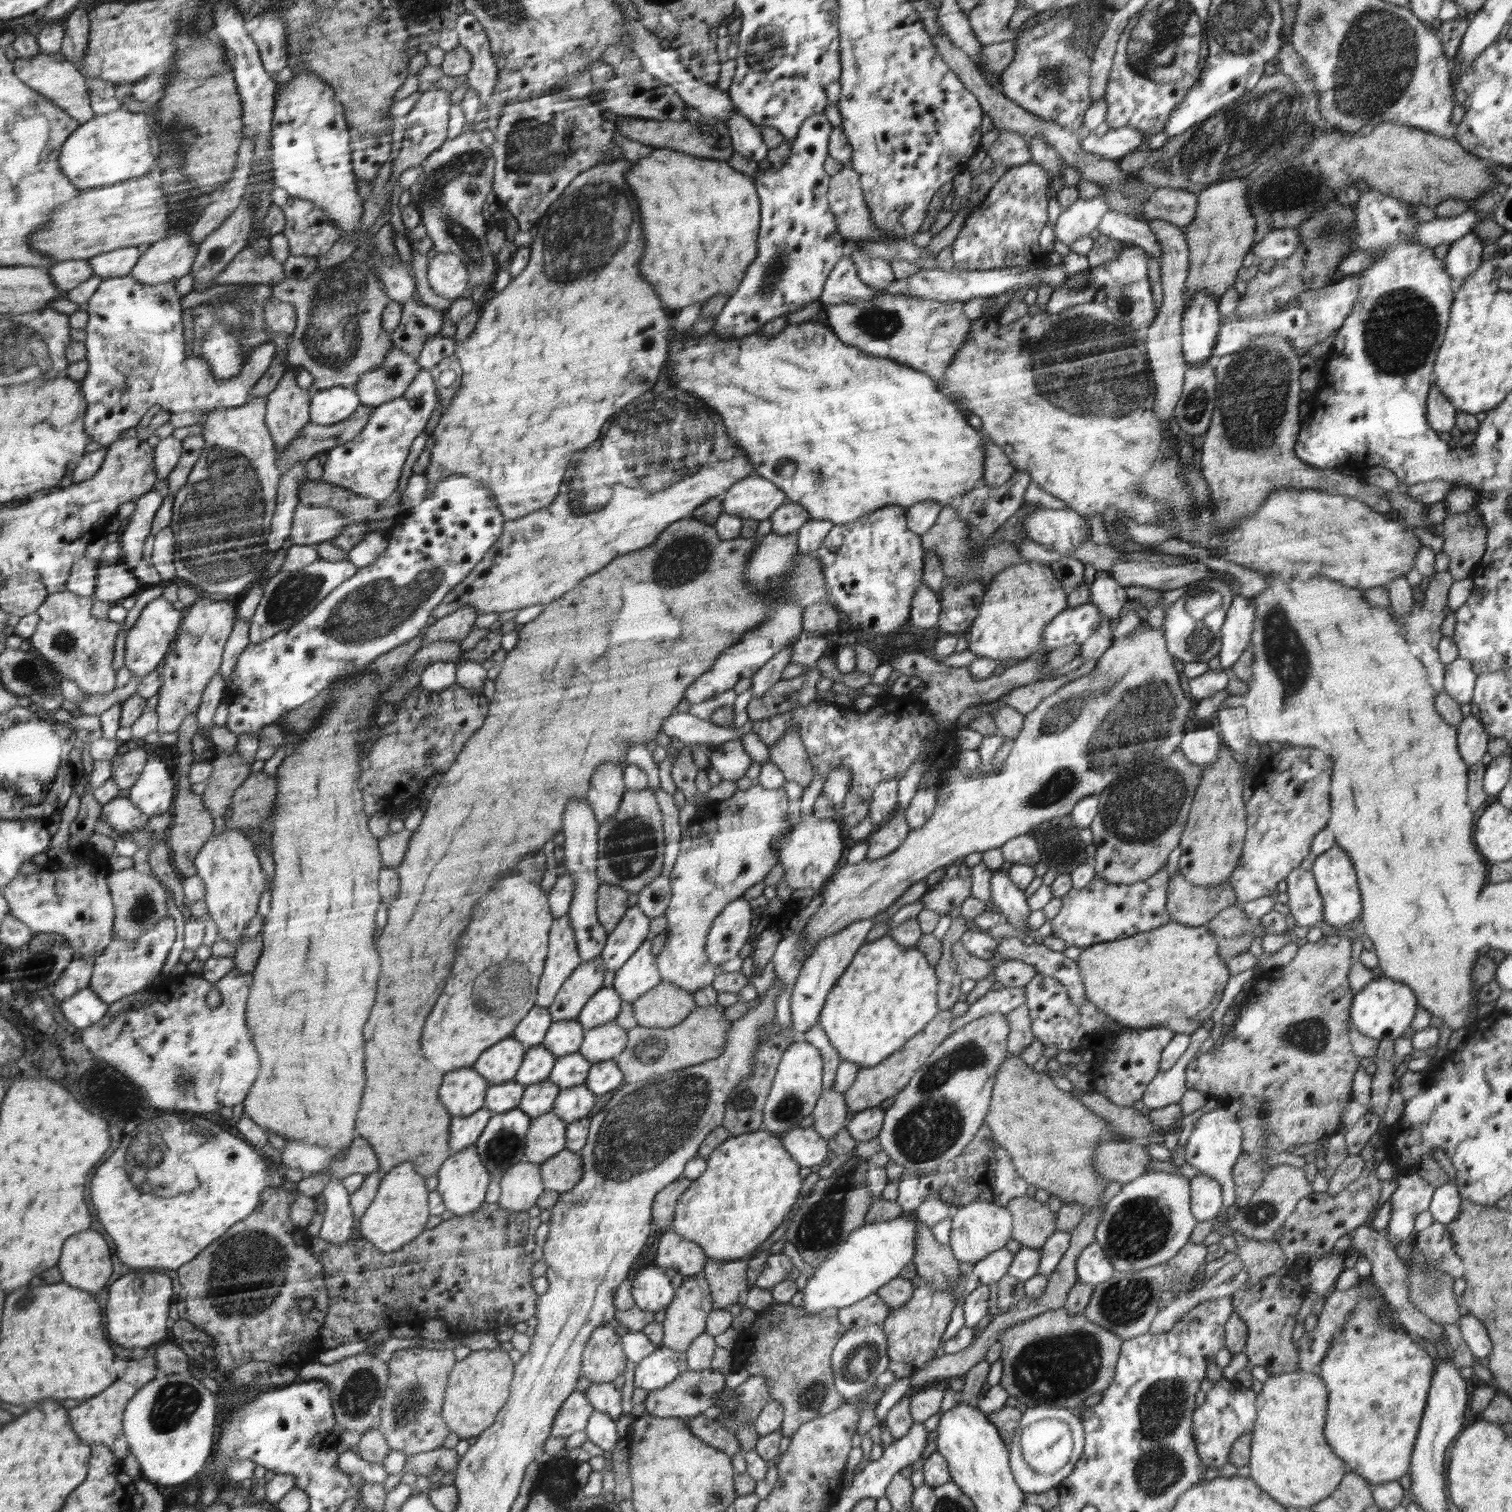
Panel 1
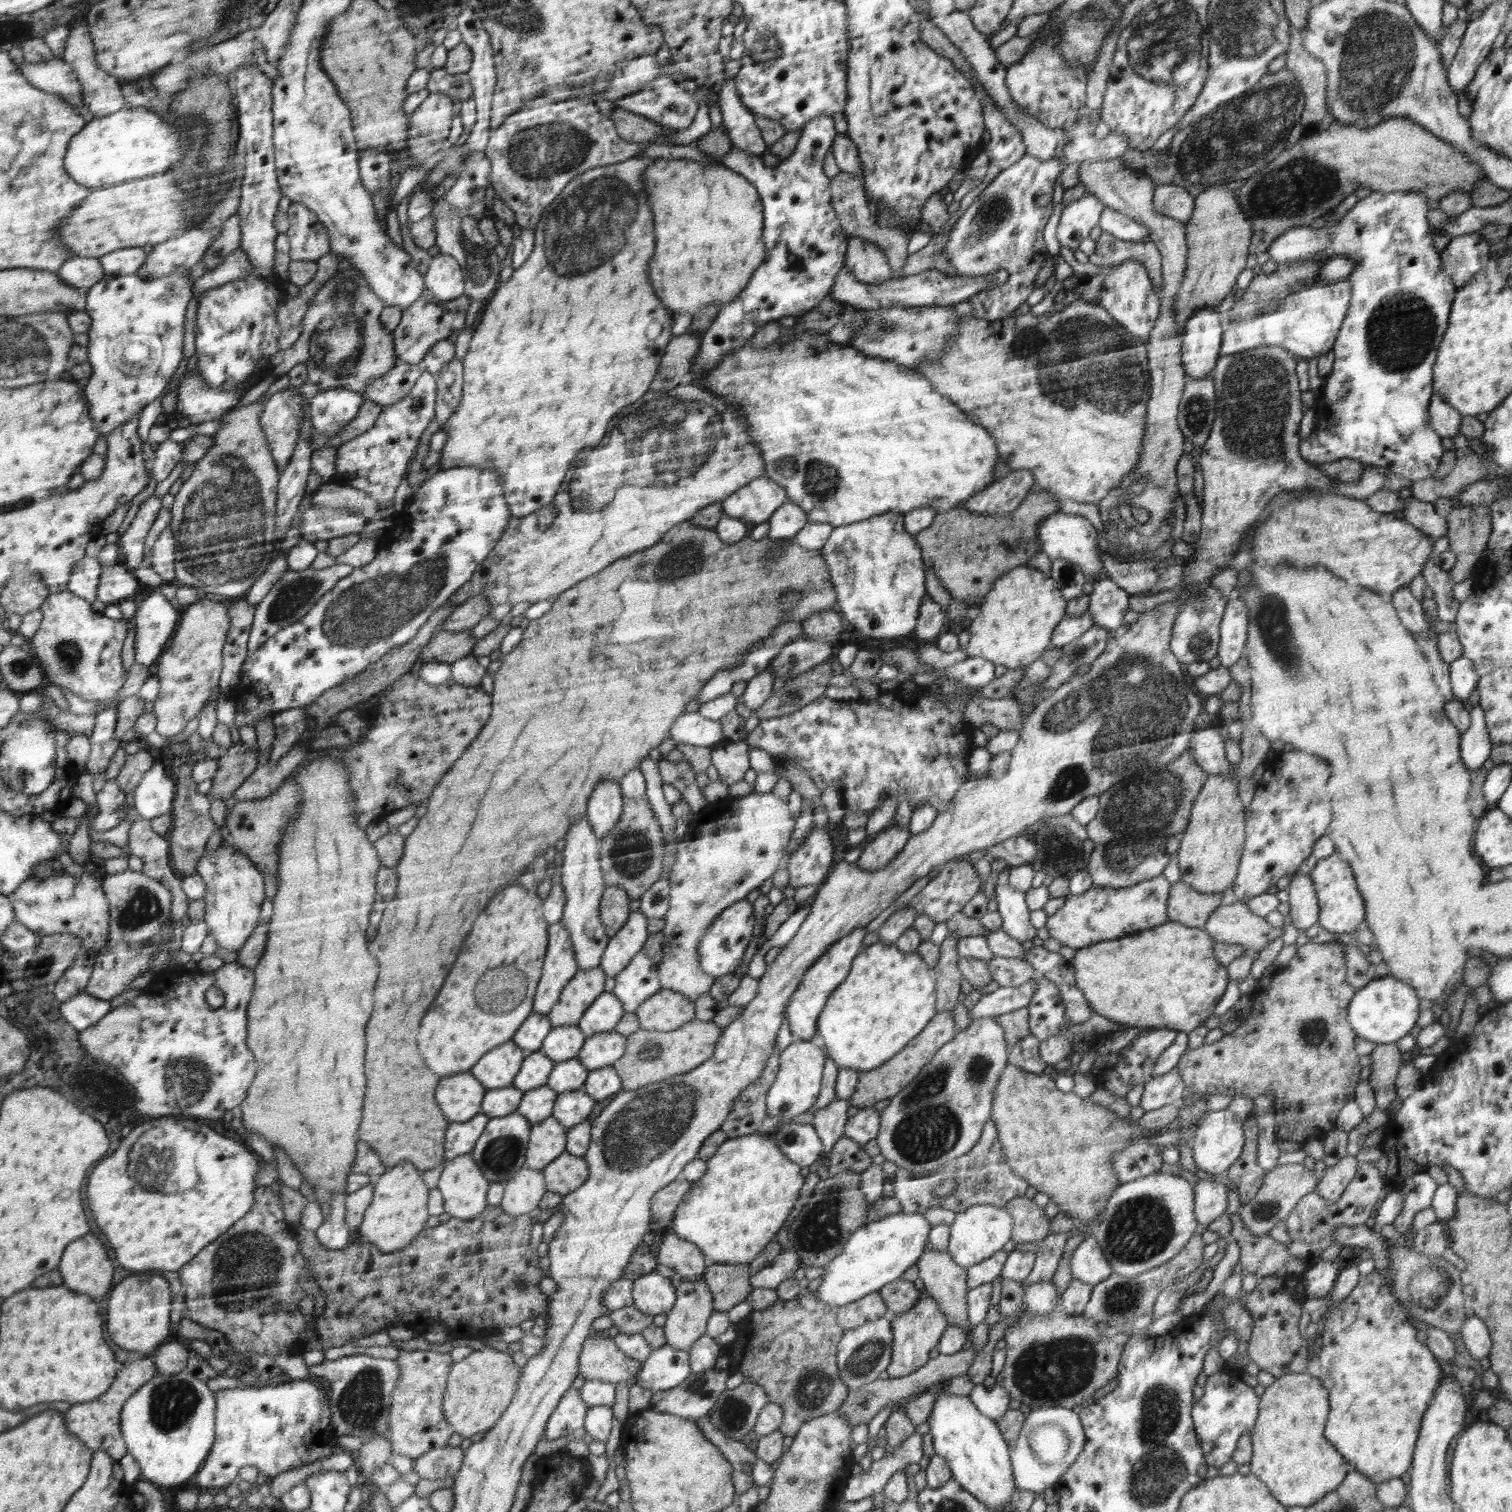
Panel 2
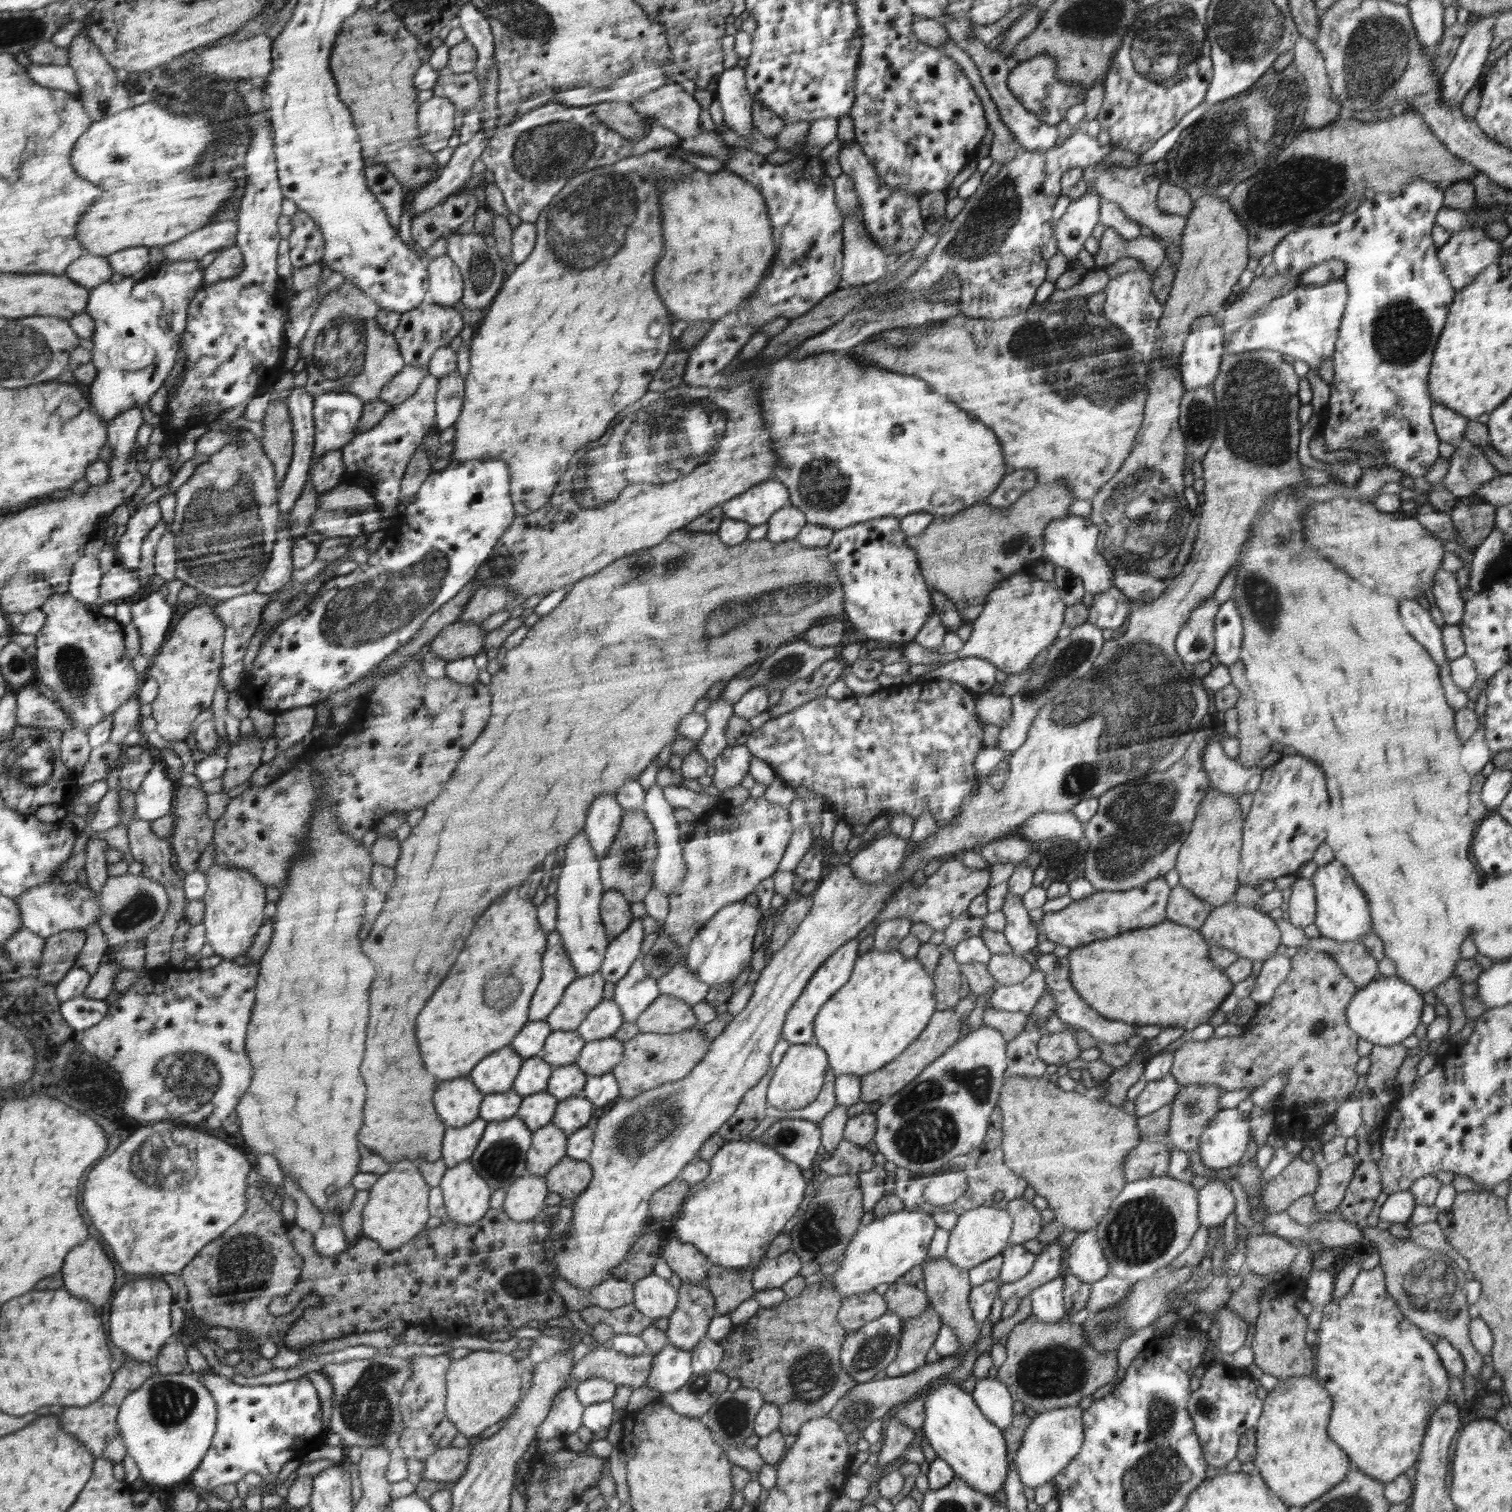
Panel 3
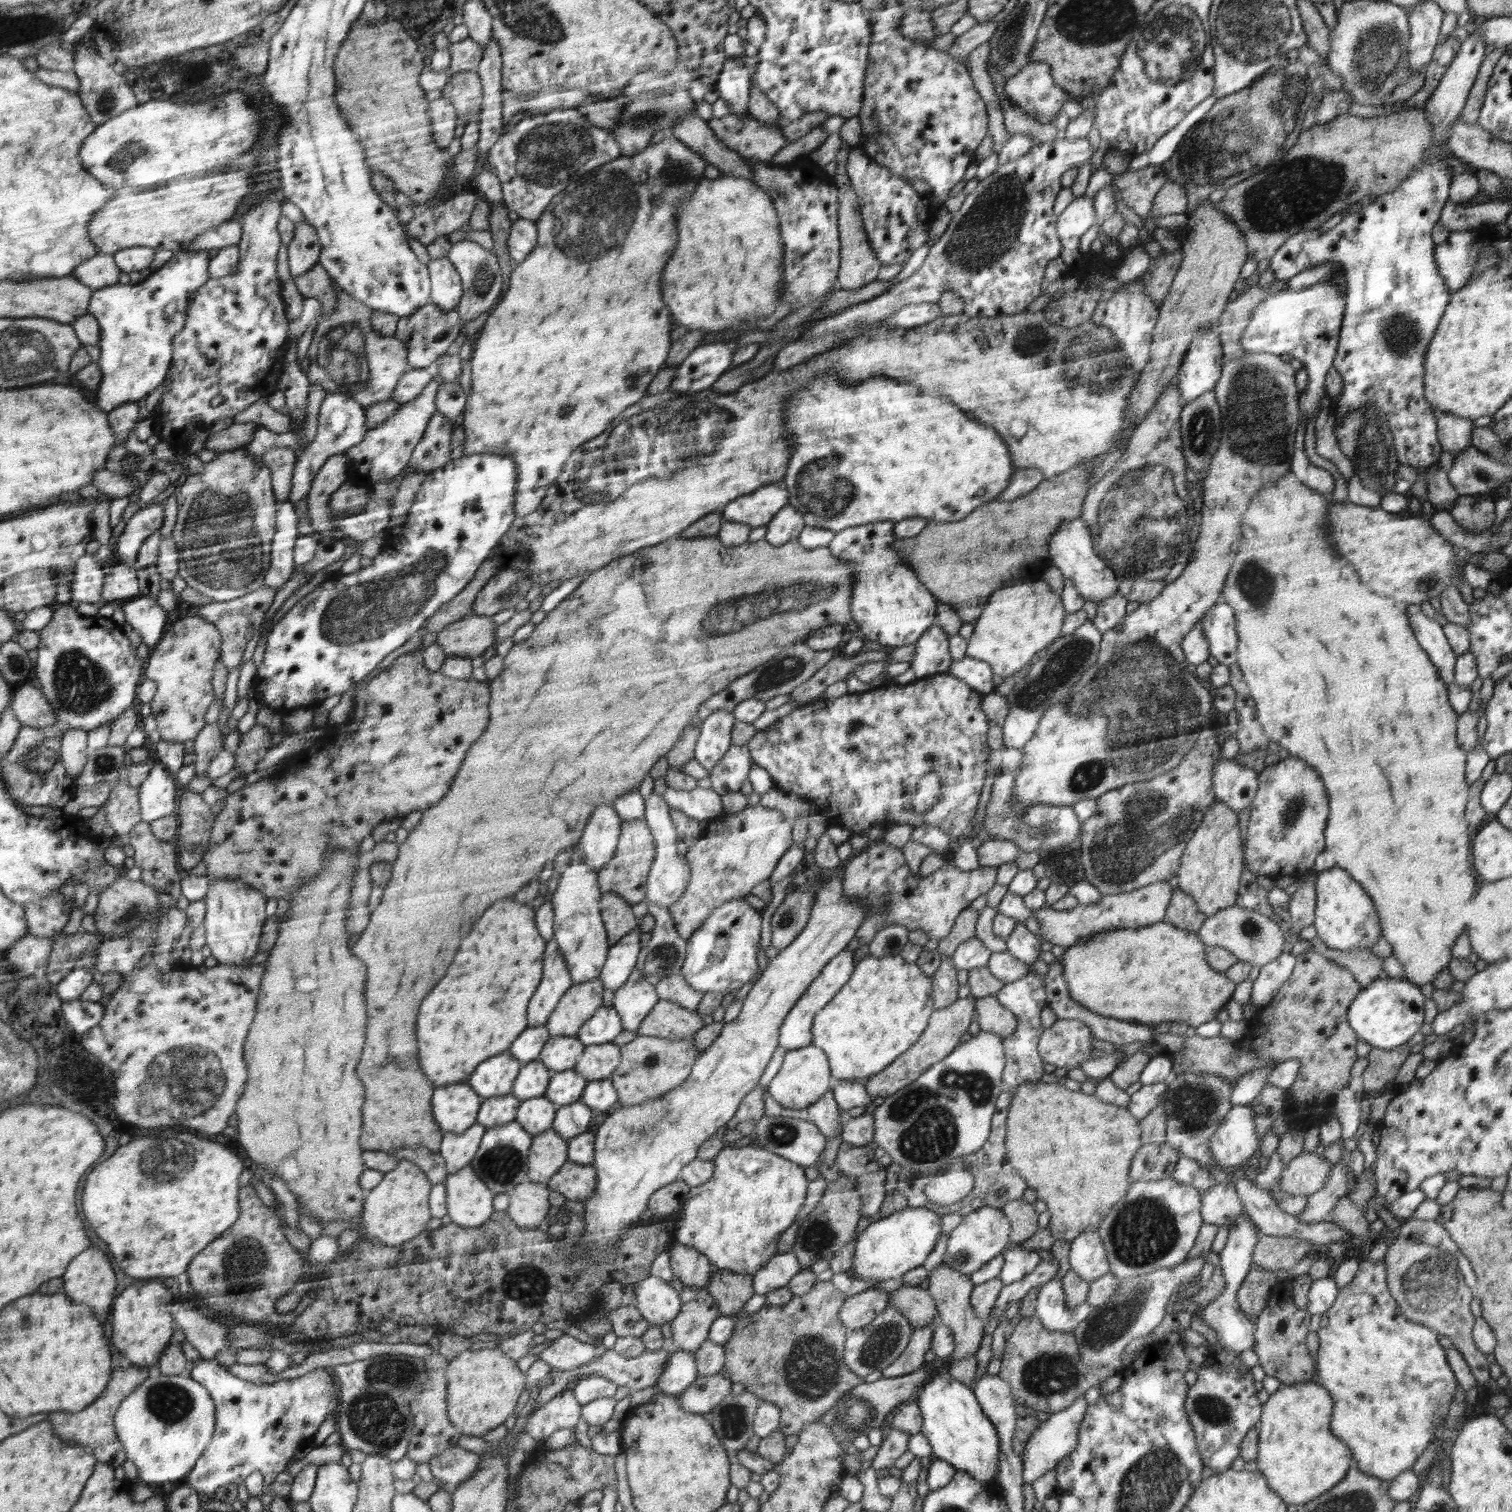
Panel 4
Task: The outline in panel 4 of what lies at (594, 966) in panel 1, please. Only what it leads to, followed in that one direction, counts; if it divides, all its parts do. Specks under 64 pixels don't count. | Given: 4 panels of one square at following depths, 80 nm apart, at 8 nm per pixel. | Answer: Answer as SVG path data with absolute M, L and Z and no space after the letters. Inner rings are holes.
M598 976L589 982L570 986L546 1021L545 1025L551 1037L576 1036L580 1027L602 1006L602 990L604 990L602 983L602 979Z

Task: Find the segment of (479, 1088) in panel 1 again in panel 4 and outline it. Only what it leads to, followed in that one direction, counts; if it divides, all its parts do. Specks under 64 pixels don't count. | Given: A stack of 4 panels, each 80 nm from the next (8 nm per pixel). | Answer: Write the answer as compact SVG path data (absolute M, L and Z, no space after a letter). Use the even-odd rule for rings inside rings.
M467 1082L450 1084L450 1088L438 1088L438 1092L434 1092L434 1120L438 1120L444 1134L467 1131L477 1123L476 1112L482 1103L478 1093Z

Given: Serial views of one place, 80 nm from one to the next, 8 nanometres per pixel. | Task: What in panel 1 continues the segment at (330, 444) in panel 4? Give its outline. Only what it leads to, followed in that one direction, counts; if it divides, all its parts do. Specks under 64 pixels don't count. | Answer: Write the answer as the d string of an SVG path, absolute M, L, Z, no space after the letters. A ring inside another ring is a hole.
M337 386L312 392L310 423L330 426L346 420L361 405L352 387Z

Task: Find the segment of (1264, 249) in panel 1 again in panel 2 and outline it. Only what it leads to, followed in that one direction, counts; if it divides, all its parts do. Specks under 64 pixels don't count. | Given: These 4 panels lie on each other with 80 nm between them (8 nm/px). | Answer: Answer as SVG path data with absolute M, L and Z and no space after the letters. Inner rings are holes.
M1417 190L1390 193L1366 191L1362 192L1361 199L1347 212L1346 216L1340 219L1336 225L1332 224L1334 228L1324 228L1324 230L1314 230L1314 228L1310 227L1292 228L1290 231L1284 232L1282 236L1278 236L1267 250L1268 254L1270 254L1270 259L1278 263L1278 265L1290 264L1290 262L1296 262L1296 260L1302 262L1302 260L1329 259L1335 256L1354 262L1354 271L1347 278L1351 282L1352 294L1350 304L1346 316L1343 318L1335 344L1330 350L1334 355L1334 362L1331 373L1325 379L1323 395L1324 400L1326 400L1328 414L1326 414L1326 418L1320 418L1320 420L1316 421L1315 429L1306 439L1301 440L1299 444L1302 458L1311 464L1332 464L1332 462L1342 460L1342 458L1352 458L1361 461L1365 467L1380 466L1381 468L1388 468L1389 472L1412 483L1433 479L1434 473L1440 466L1440 457L1444 454L1445 449L1442 447L1442 437L1431 427L1427 410L1433 393L1432 366L1434 366L1434 360L1436 360L1436 352L1438 352L1440 340L1442 340L1442 336L1446 332L1448 316L1458 288L1453 285L1450 275L1443 270L1440 254L1436 252L1433 245L1433 230L1430 223L1428 223L1428 212L1432 209L1430 202L1426 199L1425 192L1418 192Z

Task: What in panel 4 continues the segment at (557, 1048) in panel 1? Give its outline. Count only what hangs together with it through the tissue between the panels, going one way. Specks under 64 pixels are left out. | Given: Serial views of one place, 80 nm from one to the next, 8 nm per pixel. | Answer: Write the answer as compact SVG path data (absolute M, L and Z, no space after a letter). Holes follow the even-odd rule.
M576 1036L550 1037L542 1047L541 1054L536 1058L555 1072L570 1071L578 1058L584 1054L585 1044Z

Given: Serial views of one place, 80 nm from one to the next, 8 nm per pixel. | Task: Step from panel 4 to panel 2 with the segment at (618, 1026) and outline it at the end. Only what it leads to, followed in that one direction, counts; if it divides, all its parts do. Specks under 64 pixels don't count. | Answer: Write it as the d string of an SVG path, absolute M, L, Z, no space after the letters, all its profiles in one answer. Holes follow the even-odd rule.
M602 992L577 1022L586 1038L599 1032L608 1032L614 1029L622 1018L625 1009L613 992Z

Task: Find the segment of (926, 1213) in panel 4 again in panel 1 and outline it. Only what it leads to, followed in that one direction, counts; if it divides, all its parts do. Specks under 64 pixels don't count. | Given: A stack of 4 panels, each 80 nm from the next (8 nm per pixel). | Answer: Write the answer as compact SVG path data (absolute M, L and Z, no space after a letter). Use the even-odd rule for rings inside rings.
M899 1216L892 1221L868 1224L853 1231L845 1244L816 1267L814 1276L802 1288L795 1301L798 1306L802 1306L802 1313L850 1307L874 1295L890 1280L896 1279L916 1255L918 1224L918 1218Z

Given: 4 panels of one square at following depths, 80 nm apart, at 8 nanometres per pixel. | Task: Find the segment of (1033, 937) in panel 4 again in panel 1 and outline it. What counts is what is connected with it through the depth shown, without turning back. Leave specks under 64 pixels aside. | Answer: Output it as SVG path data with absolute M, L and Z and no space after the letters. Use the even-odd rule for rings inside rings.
M998 869L992 871L990 879L990 904L1001 910L1002 920L1007 920L1016 928L1028 927L1028 916L1031 913L1027 905L1025 891L1018 888L1007 875L1006 871Z

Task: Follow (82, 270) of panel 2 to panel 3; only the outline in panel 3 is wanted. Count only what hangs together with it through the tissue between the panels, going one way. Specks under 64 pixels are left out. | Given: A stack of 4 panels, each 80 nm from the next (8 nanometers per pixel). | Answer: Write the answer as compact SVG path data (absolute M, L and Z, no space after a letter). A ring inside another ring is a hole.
M86 254L81 260L74 262L66 275L72 281L92 290L118 278L110 258L94 254Z

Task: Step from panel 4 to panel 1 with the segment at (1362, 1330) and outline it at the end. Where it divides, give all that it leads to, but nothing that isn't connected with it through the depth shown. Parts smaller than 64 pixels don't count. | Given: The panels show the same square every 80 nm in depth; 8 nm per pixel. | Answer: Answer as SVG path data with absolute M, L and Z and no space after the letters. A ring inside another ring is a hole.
M1373 1278L1365 1279L1366 1295L1360 1299L1360 1303L1356 1303L1357 1306L1351 1312L1345 1327L1340 1331L1336 1332L1333 1336L1332 1343L1330 1345L1329 1351L1323 1358L1320 1365L1320 1376L1324 1380L1326 1388L1328 1389L1328 1404L1327 1413L1325 1416L1326 1422L1324 1425L1324 1436L1327 1443L1333 1448L1333 1451L1344 1460L1346 1464L1345 1469L1348 1473L1356 1473L1358 1476L1365 1478L1373 1486L1382 1483L1387 1483L1390 1481L1398 1480L1402 1478L1406 1473L1409 1472L1412 1451L1418 1437L1418 1432L1420 1428L1420 1420L1422 1420L1422 1414L1424 1414L1424 1409L1426 1406L1427 1396L1429 1395L1429 1388L1431 1385L1432 1375L1434 1374L1433 1366L1435 1361L1432 1356L1428 1355L1424 1348L1420 1347L1417 1343L1414 1343L1410 1339L1408 1332L1404 1330L1393 1330L1392 1325L1384 1325L1384 1323L1379 1322L1379 1316L1384 1313L1393 1311L1389 1308L1388 1301L1384 1299L1382 1293L1380 1293L1380 1288L1373 1282Z

